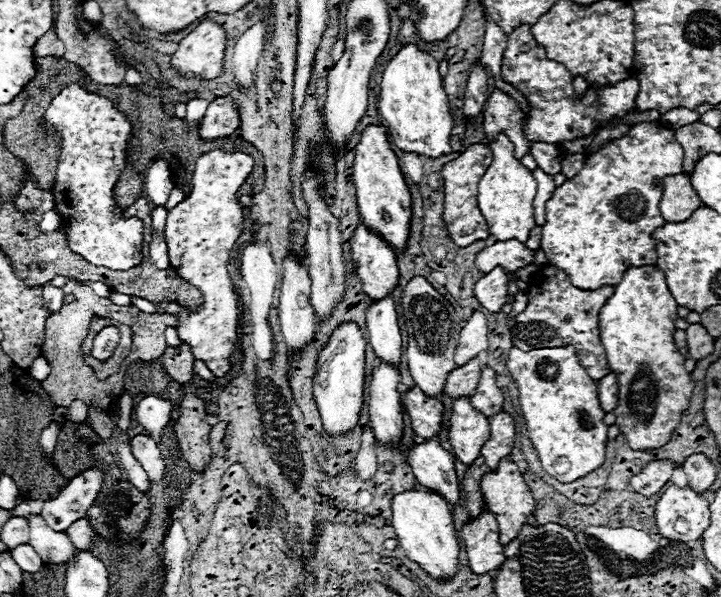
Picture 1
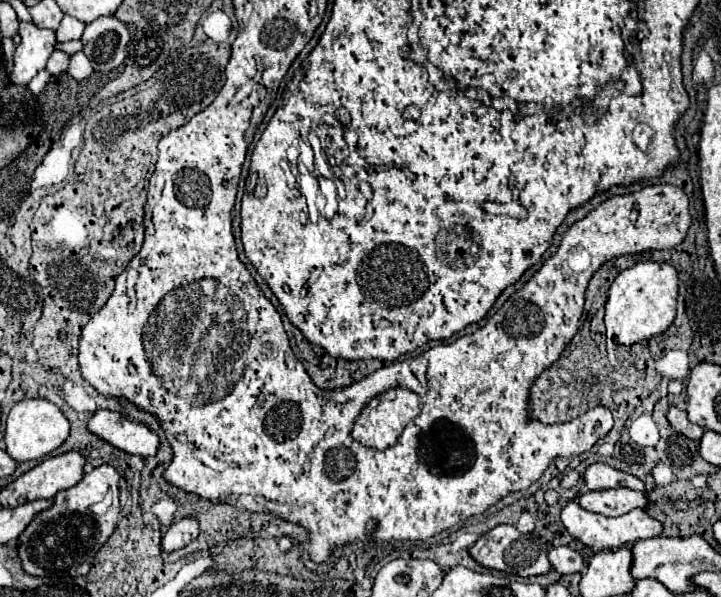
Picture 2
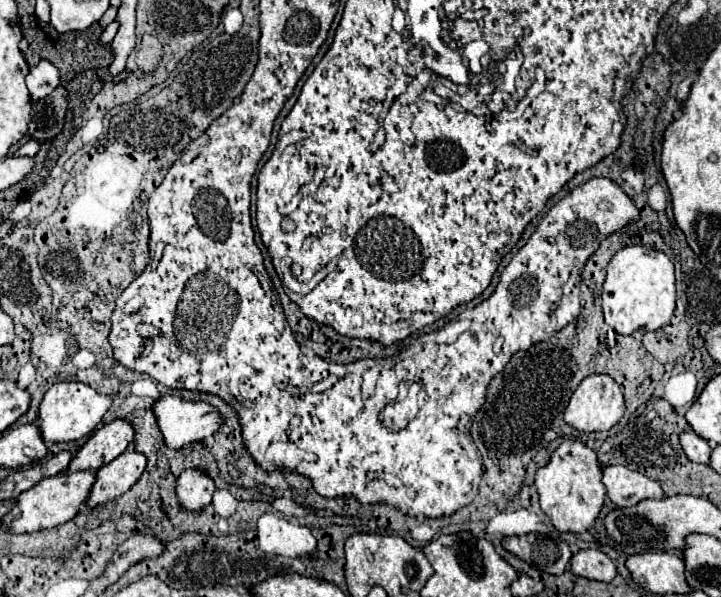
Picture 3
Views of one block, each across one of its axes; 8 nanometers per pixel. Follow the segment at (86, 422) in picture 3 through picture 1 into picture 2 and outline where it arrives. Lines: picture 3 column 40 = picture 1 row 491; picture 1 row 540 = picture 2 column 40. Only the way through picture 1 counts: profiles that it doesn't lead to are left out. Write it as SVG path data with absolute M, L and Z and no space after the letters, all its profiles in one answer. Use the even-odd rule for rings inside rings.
M42 398L20 400L14 404L14 408L6 418L6 432L4 432L6 452L16 462L40 460L50 452L54 452L68 438L68 432L70 432L70 422L64 418L64 414L58 410L56 404Z

